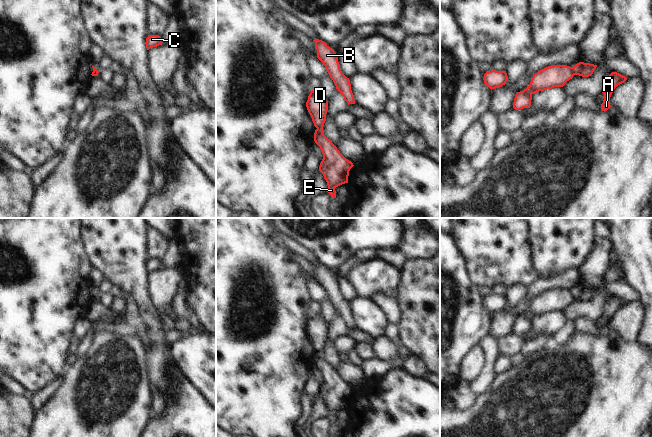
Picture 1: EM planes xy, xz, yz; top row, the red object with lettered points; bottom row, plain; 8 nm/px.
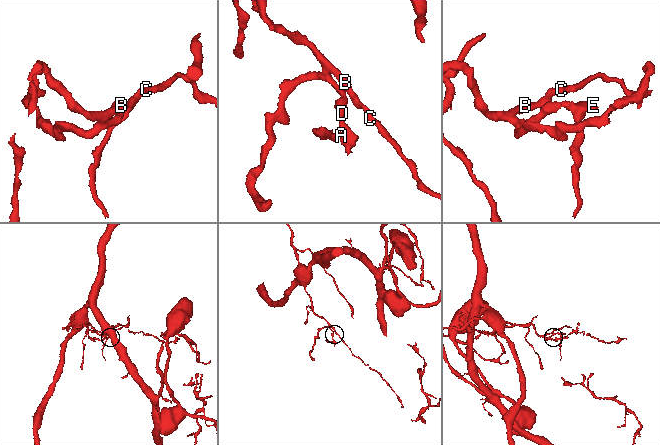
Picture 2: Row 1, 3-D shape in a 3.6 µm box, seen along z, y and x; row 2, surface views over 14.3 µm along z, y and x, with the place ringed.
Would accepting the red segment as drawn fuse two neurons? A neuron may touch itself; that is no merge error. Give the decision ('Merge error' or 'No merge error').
Merge error.

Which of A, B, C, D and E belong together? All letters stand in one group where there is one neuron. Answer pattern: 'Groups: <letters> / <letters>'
Groups: A E / B C D.

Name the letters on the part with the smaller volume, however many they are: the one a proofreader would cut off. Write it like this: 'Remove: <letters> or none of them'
Remove: A, E.

